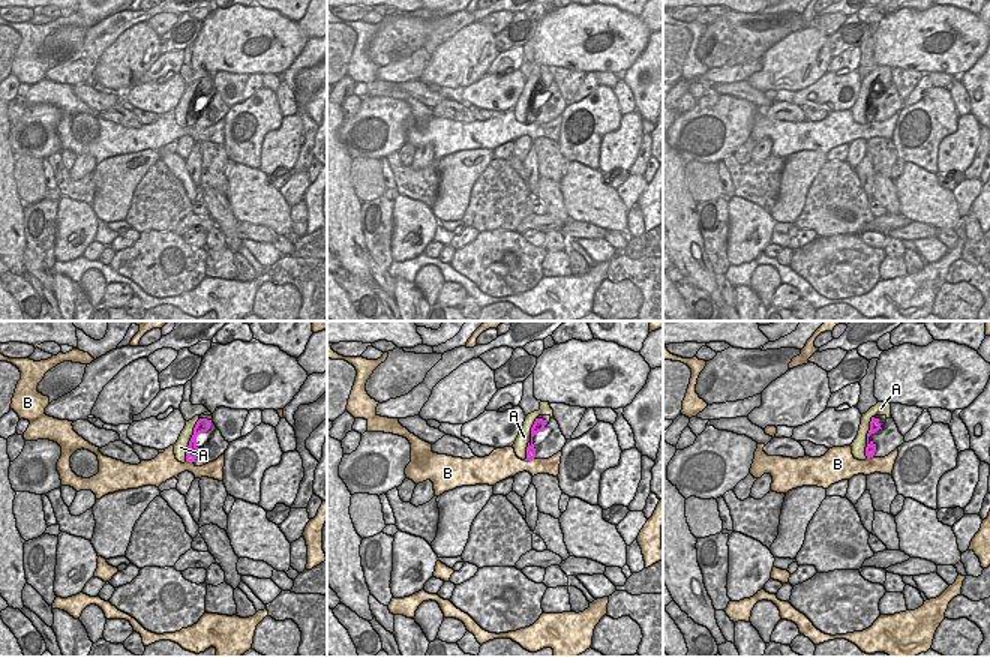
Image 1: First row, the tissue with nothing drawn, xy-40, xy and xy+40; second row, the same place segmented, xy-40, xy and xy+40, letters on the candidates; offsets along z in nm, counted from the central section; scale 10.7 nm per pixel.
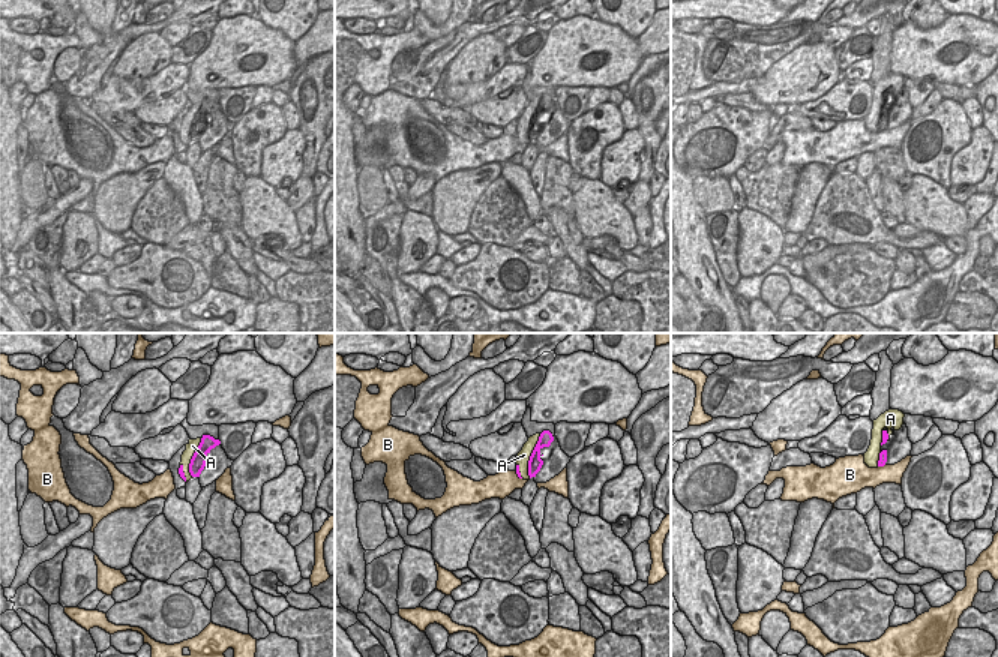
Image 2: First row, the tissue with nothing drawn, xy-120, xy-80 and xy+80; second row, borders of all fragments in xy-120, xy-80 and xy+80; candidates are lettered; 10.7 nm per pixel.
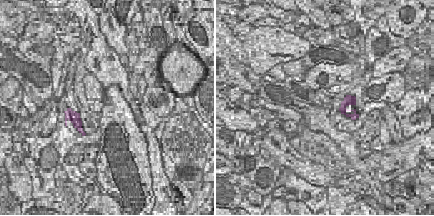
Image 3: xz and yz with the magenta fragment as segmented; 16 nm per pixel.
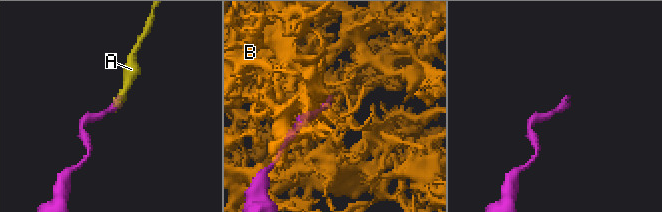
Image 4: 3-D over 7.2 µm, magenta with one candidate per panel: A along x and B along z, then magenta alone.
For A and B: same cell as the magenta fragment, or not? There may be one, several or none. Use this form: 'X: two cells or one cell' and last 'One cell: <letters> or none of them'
A: one cell
B: two cells
One cell: A

